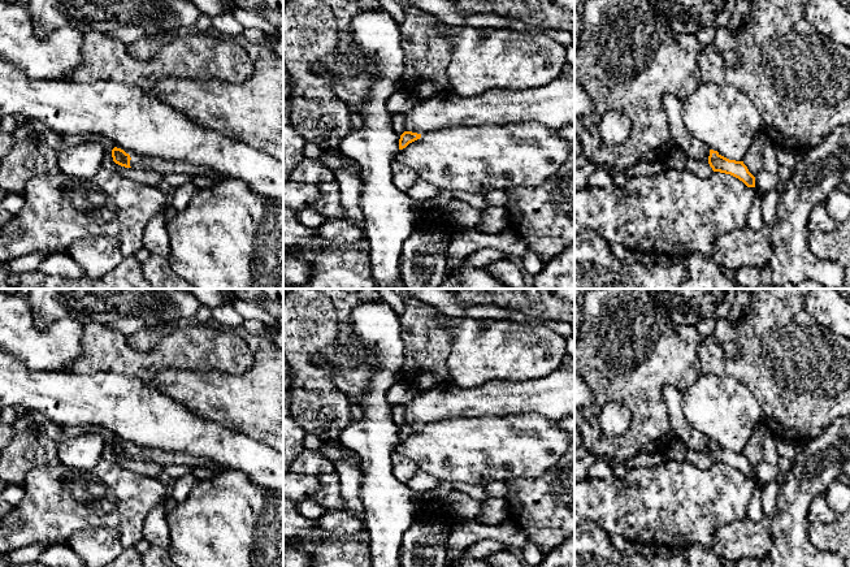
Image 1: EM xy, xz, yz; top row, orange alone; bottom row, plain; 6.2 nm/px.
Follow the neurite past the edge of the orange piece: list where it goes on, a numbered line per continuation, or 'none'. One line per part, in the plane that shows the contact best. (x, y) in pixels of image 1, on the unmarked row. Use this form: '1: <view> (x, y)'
1: xy (164, 458)

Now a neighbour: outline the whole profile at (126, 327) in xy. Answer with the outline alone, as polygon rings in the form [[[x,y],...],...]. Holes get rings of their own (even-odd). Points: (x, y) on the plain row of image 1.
[[[121,319],[121,320],[110,324],[110,326],[114,330],[120,332],[121,334],[123,334],[125,337],[127,337],[131,333],[135,333],[138,330],[148,328],[147,324],[140,319]]]

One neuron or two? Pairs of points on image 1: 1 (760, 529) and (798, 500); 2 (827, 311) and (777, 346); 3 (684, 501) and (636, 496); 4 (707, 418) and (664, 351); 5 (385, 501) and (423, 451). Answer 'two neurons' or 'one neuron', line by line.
1: two neurons
2: two neurons
3: one neuron
4: two neurons
5: two neurons

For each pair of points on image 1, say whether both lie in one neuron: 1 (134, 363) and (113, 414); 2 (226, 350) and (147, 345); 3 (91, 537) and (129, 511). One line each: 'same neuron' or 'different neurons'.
1: different neurons
2: different neurons
3: different neurons

